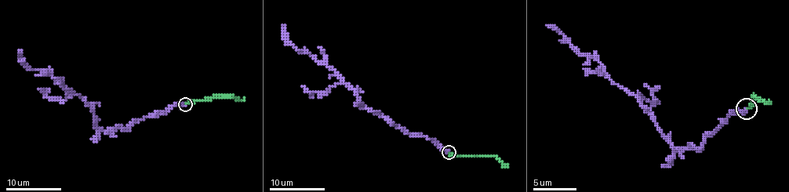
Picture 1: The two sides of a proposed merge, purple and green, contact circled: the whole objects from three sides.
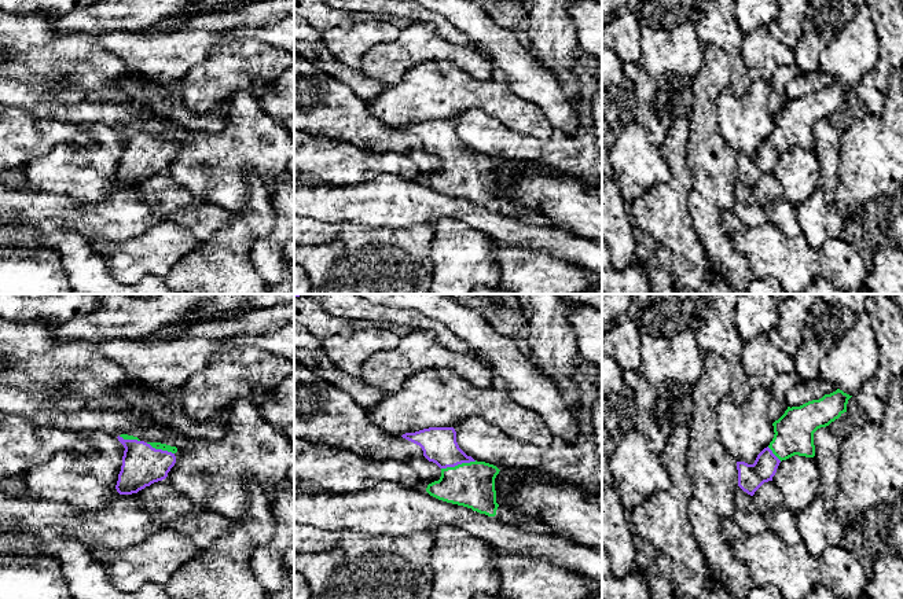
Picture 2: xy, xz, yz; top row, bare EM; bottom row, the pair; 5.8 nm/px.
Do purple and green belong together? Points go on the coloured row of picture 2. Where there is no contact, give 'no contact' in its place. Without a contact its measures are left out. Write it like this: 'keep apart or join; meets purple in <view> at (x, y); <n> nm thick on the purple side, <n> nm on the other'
join; meets purple in xz at (458, 463); 200 nm thick on the purple side, 260 nm on the other

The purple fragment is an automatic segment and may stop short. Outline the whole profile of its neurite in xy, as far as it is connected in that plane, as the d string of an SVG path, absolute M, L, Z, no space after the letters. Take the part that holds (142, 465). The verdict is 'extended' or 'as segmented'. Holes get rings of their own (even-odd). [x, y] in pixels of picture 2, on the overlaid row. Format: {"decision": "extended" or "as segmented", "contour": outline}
{"decision": "extended", "contour": "M121 434L124 445L122 466L115 489L120 495L132 495L162 481L176 463L176 447L161 442L144 442L137 437Z"}

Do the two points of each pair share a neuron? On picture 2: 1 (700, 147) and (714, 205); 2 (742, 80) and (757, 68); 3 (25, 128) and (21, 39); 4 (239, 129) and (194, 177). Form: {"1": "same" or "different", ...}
{"1": "same", "2": "different", "3": "different", "4": "same"}

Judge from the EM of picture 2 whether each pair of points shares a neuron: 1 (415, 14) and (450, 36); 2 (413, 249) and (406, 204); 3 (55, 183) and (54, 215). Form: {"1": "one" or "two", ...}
{"1": "one", "2": "two", "3": "two"}

